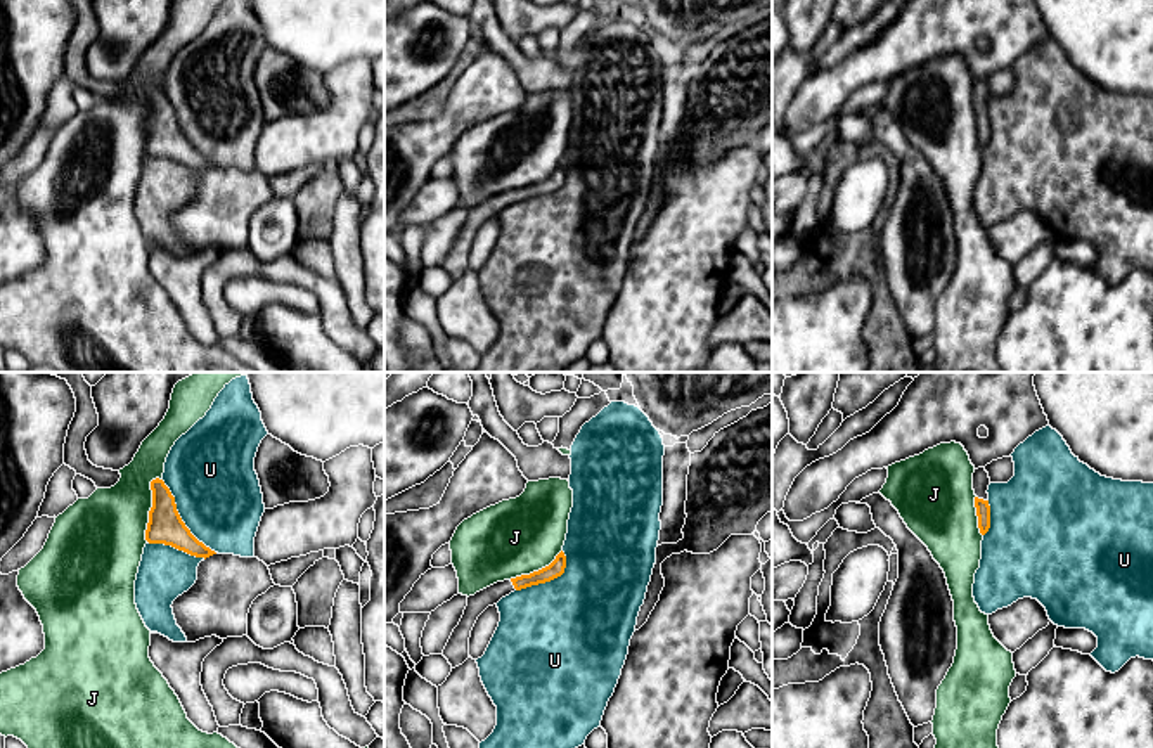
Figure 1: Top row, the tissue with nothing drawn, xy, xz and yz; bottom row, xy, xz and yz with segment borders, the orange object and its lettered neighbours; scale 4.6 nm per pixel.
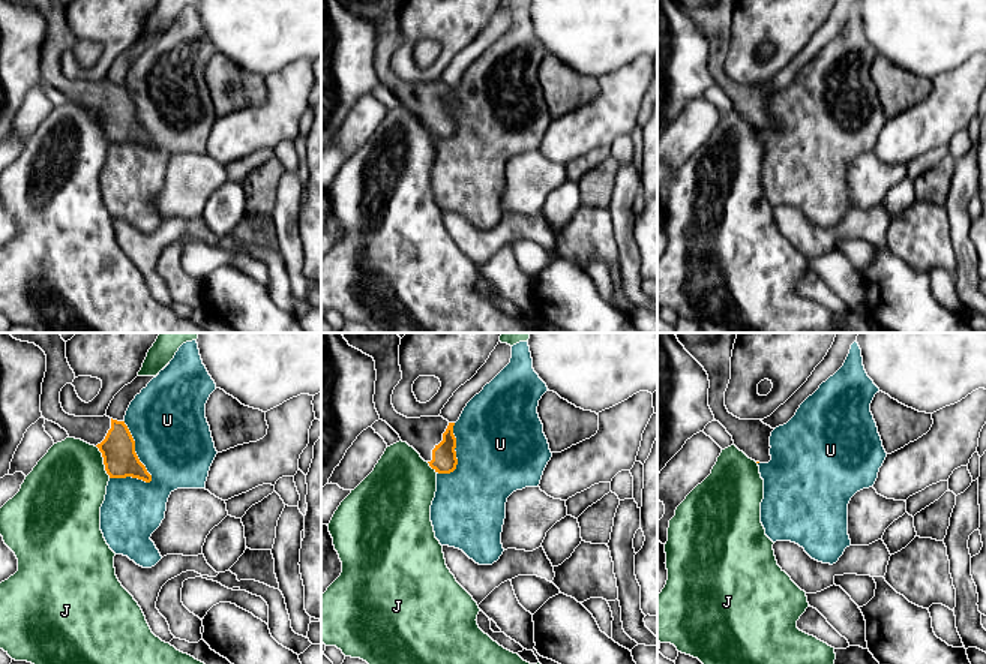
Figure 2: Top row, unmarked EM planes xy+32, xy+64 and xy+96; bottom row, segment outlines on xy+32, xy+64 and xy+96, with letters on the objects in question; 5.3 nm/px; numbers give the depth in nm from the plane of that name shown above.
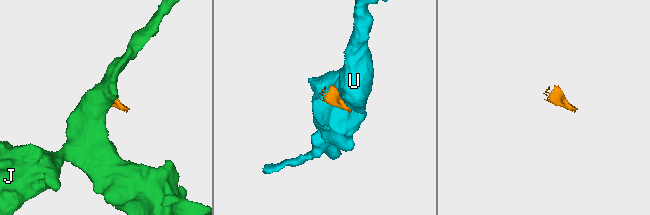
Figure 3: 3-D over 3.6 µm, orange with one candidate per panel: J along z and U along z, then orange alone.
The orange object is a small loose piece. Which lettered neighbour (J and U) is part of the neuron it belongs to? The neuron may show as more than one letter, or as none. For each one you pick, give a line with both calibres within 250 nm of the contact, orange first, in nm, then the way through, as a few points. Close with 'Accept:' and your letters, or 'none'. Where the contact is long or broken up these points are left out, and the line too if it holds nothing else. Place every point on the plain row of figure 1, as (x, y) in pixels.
Accept: none

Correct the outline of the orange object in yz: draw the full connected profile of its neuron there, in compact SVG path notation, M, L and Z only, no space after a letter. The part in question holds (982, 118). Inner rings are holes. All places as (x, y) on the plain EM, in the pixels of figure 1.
M978 80L973 85L975 119L978 128L980 145L985 147L990 140L990 118L989 118L989 97L990 90L985 80Z

